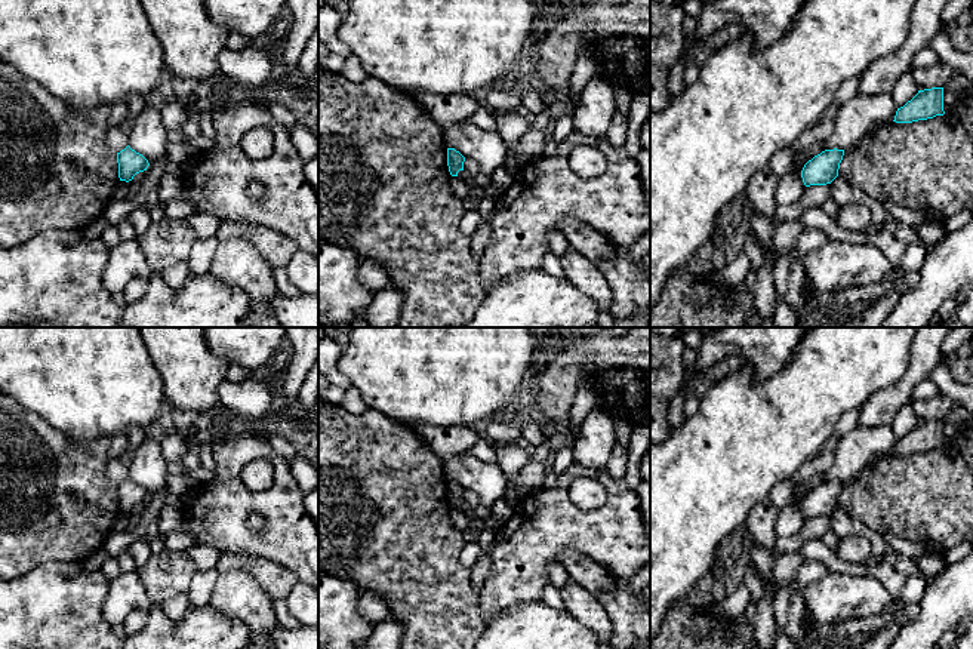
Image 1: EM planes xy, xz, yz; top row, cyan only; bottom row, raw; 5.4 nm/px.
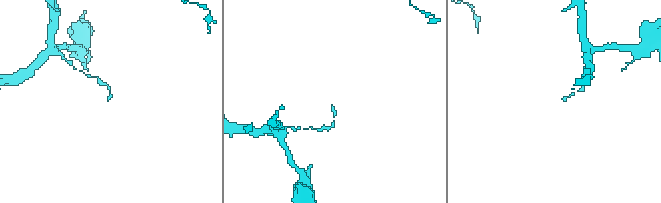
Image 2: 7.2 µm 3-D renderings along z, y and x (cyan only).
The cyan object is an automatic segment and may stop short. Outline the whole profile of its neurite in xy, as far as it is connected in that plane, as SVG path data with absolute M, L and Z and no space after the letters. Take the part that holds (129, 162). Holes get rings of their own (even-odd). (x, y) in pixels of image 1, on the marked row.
M129 145L117 153L117 163L118 163L118 178L120 181L132 181L133 176L139 172L147 170L150 166L148 160L132 150Z

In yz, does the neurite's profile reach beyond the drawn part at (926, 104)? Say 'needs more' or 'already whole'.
already whole

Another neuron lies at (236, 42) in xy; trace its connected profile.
M230 31L230 34L227 37L227 47L234 52L249 47L250 43L252 43L252 40L244 37L238 31Z

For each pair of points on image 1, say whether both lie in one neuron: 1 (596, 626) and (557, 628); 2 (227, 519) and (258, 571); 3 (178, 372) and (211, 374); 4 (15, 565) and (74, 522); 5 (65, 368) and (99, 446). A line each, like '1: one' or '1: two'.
1: two
2: two
3: one
4: one
5: two

